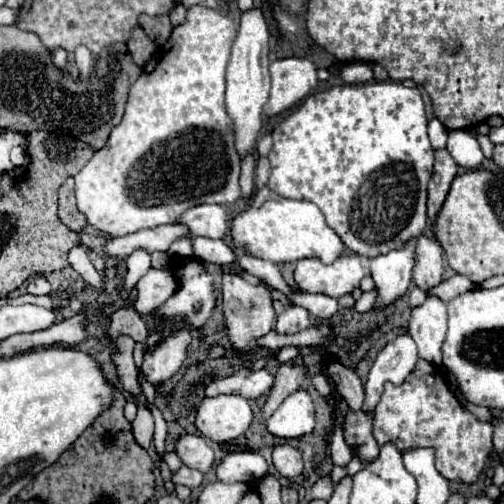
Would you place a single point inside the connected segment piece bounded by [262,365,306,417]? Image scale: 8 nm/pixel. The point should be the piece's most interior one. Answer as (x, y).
(288, 379)

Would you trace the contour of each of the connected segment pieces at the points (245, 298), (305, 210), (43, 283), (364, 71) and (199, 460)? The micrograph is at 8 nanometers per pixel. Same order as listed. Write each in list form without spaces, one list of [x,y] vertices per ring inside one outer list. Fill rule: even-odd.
[[[224,273],[222,279],[222,307],[226,317],[226,327],[230,333],[232,345],[248,345],[248,341],[256,341],[256,337],[262,337],[274,327],[274,309],[272,309],[272,297],[270,289],[266,285],[250,285],[236,273]]]
[[[268,187],[258,189],[252,197],[250,207],[234,217],[232,239],[236,247],[248,251],[254,257],[274,263],[292,263],[304,257],[314,257],[324,265],[330,265],[348,251],[336,231],[326,225],[322,211],[312,201],[286,199],[270,191]]]
[[[42,275],[34,277],[34,279],[28,283],[28,293],[30,293],[30,295],[48,295],[50,291],[52,291],[52,287],[50,287],[50,283],[48,283]]]
[[[350,63],[342,69],[340,77],[344,79],[344,83],[366,83],[372,81],[374,73],[368,63]]]
[[[194,433],[180,435],[174,453],[180,457],[180,461],[186,467],[198,469],[202,473],[206,473],[214,465],[214,451],[202,435],[194,435]]]

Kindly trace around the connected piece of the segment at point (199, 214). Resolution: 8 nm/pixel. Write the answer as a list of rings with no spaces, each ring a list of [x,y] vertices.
[[[198,205],[188,209],[180,223],[190,227],[192,237],[222,239],[228,233],[228,211],[222,205]]]

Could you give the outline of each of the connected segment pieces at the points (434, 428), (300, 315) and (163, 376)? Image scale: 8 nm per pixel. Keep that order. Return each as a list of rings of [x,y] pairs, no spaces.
[[[420,359],[408,375],[408,381],[402,385],[384,385],[380,405],[374,409],[374,439],[378,445],[392,441],[400,451],[416,445],[432,445],[436,449],[436,469],[440,469],[444,477],[474,483],[484,469],[486,457],[490,457],[494,425],[482,423],[468,413],[448,389],[448,381],[438,369],[430,371],[430,365],[432,363]]]
[[[290,305],[284,309],[282,315],[278,315],[278,321],[276,321],[276,331],[278,333],[298,333],[300,329],[306,329],[310,325],[310,319],[308,319],[308,311],[304,307],[298,307],[298,305]]]
[[[188,327],[176,329],[166,341],[162,341],[162,345],[154,347],[154,351],[150,353],[148,351],[144,353],[142,361],[144,379],[154,387],[172,379],[180,371],[188,347],[190,347],[190,329]]]

